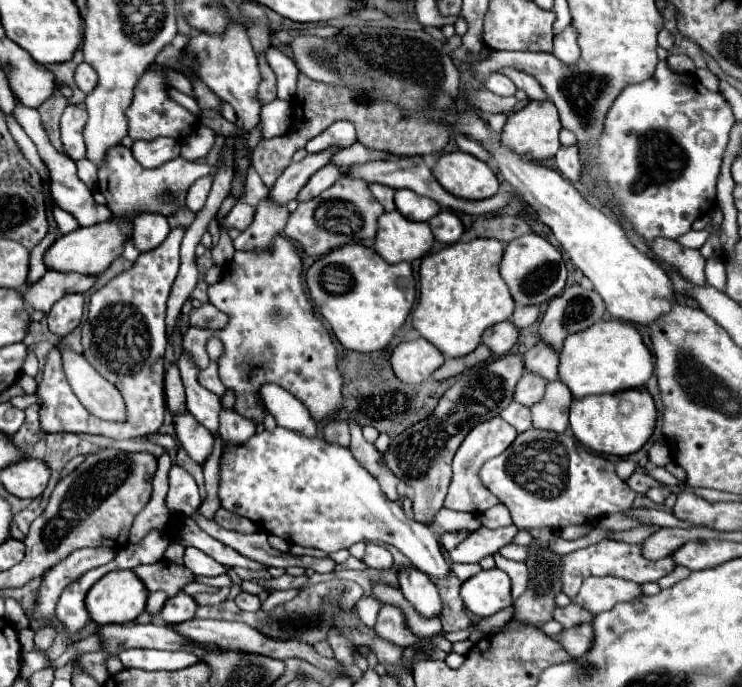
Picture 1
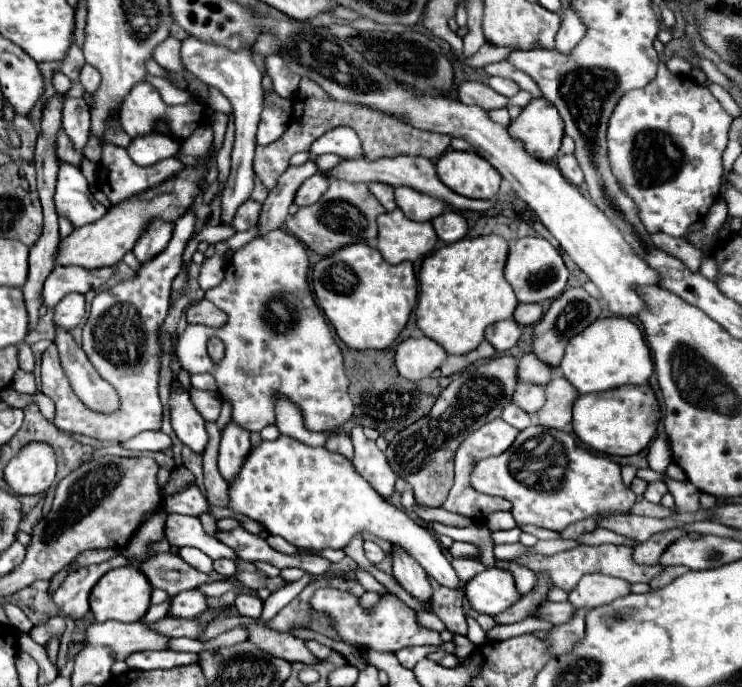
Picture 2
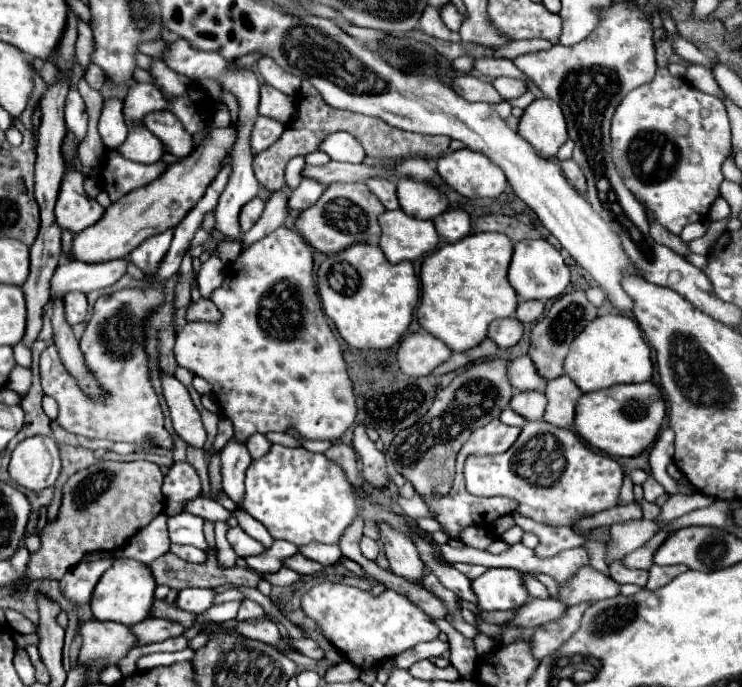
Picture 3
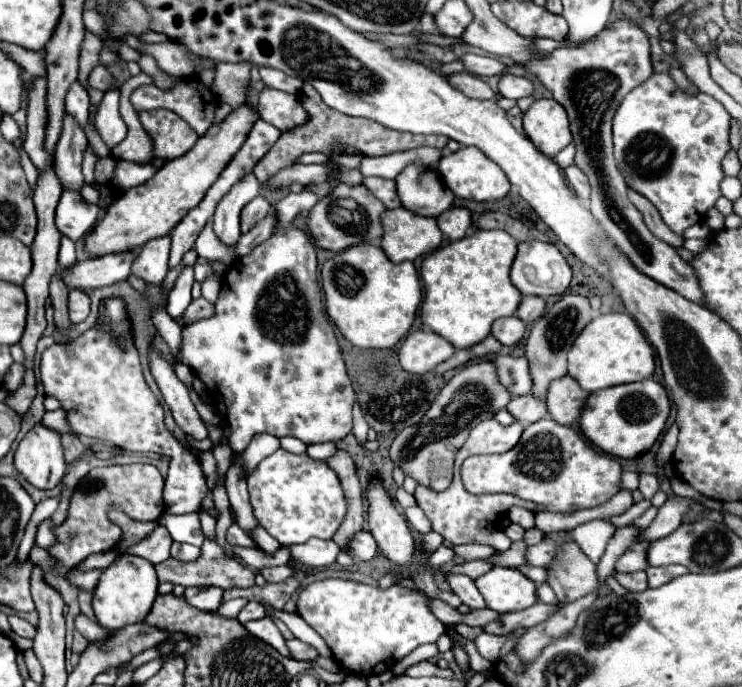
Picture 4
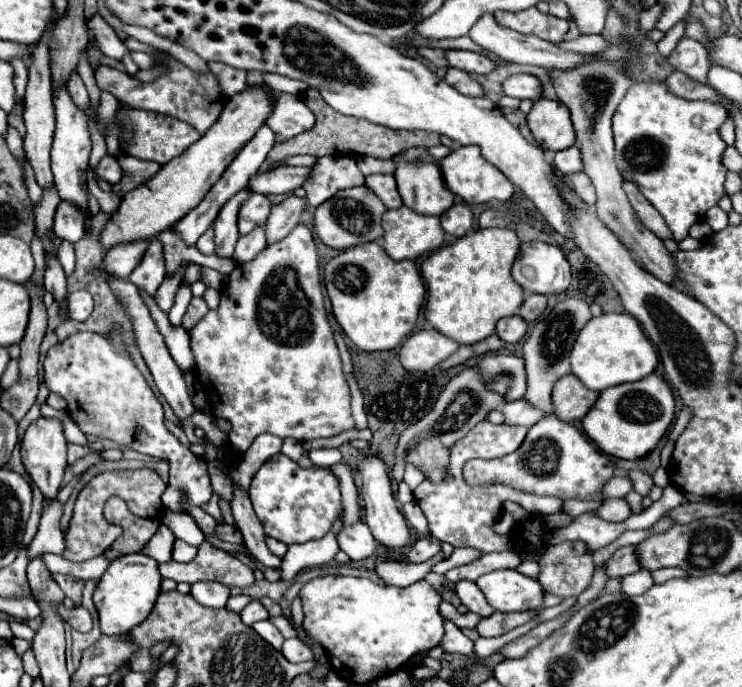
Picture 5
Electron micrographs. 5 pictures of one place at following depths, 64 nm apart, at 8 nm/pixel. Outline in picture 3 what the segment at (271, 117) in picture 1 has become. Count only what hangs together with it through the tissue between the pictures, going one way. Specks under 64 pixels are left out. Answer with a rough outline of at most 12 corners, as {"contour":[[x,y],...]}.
{"contour":[[258,116],[252,154],[270,148],[284,132],[280,122]]}

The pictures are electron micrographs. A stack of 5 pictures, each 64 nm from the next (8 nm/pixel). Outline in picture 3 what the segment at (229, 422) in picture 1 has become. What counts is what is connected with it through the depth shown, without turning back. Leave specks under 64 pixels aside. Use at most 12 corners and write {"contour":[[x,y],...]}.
{"contour":[[230,440],[222,450],[222,486],[238,510],[244,472],[252,462],[244,444]]}

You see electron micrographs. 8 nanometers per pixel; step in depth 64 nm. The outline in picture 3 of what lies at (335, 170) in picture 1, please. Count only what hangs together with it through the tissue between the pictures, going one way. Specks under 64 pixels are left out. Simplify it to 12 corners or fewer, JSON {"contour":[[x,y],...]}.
{"contour":[[314,180],[290,192],[288,210],[310,208],[318,202],[324,186]]}

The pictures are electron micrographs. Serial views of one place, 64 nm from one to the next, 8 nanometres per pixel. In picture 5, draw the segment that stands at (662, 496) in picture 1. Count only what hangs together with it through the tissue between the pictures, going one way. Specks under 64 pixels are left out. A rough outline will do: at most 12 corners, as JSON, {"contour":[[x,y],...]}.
{"contour":[[630,470],[634,490],[642,496],[654,486],[652,476]]}

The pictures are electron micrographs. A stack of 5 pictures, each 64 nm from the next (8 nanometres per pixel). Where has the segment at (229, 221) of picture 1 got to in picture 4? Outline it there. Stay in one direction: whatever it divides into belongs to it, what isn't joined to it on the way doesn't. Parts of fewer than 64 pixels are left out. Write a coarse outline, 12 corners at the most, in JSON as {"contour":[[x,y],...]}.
{"contour":[[264,196],[250,200],[240,216],[242,232],[248,232],[270,212]]}

